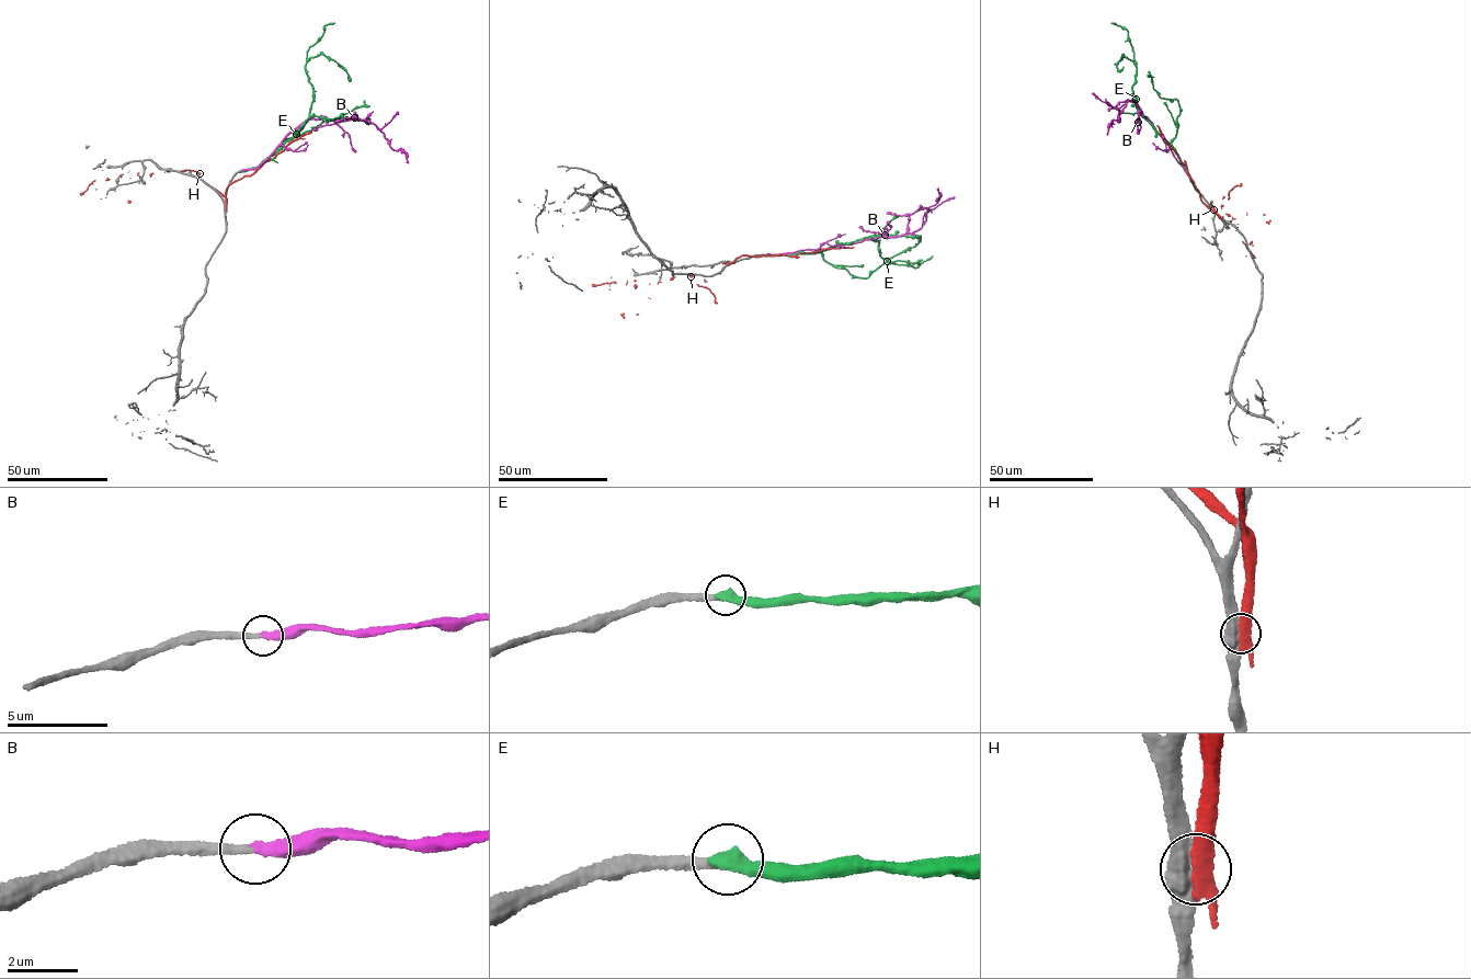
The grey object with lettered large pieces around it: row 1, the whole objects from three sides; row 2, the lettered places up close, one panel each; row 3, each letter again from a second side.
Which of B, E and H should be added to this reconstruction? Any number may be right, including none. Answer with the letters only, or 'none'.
B

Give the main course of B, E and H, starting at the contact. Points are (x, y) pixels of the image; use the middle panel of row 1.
B: (763, 254), (912, 234), (925, 220), (926, 209), (936, 204), (938, 188)
E: (763, 254), (812, 253), (868, 239), (877, 240), (880, 255), (889, 258), (914, 247), (920, 237), (919, 243)
H: (728, 264), (649, 284), (648, 297), (636, 315), (623, 317), (614, 282), (592, 285)

